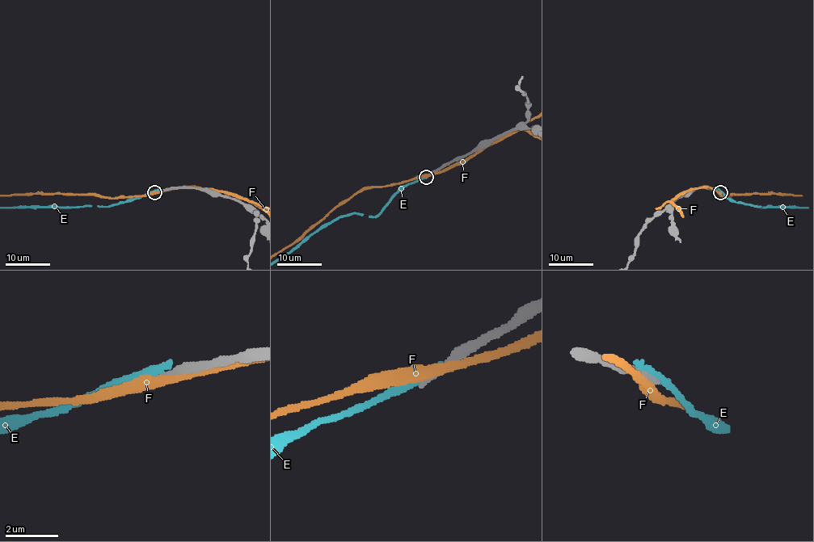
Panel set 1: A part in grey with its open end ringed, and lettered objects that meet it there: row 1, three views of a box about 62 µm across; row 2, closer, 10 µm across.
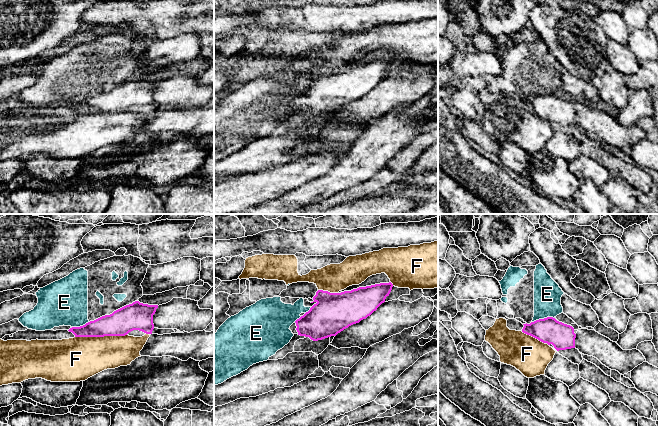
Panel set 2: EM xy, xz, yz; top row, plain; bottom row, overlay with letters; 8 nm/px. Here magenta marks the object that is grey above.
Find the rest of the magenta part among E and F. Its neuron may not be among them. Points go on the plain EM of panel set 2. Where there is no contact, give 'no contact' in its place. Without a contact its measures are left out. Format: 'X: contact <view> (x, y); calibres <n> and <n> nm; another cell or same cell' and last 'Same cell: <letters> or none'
E: contact yz (542, 95); calibres 200 and 220 nm; another cell
F: contact xy (100, 112); calibres 200 and 340 nm; another cell
Same cell: none

